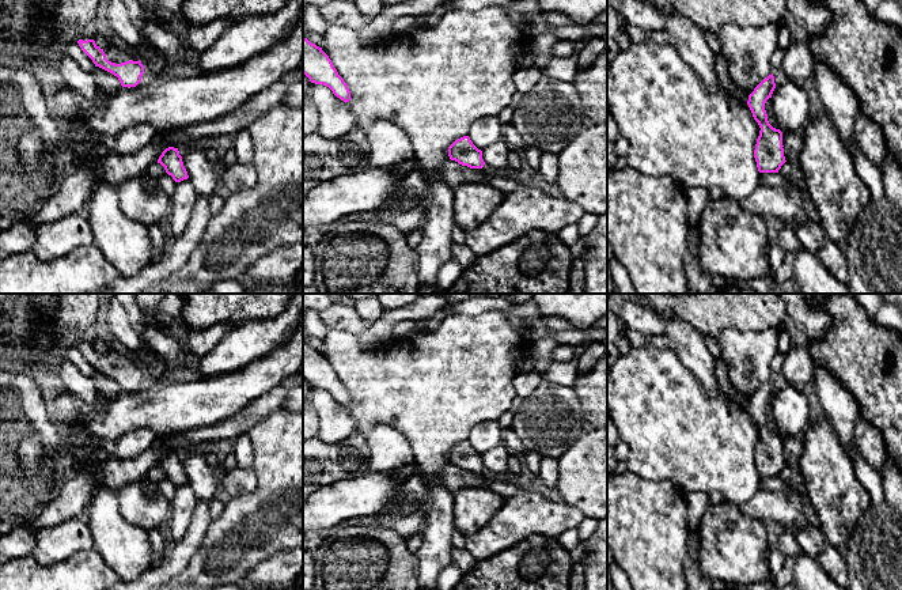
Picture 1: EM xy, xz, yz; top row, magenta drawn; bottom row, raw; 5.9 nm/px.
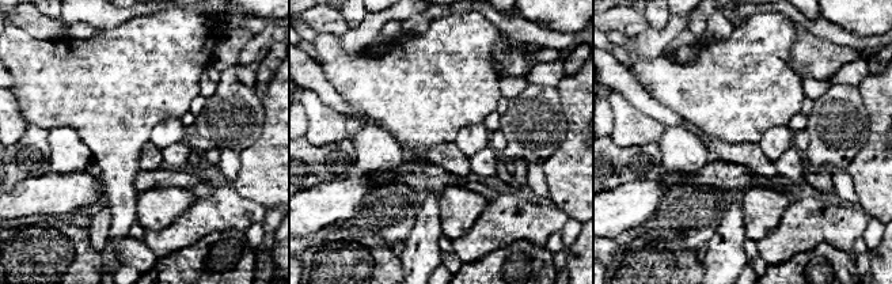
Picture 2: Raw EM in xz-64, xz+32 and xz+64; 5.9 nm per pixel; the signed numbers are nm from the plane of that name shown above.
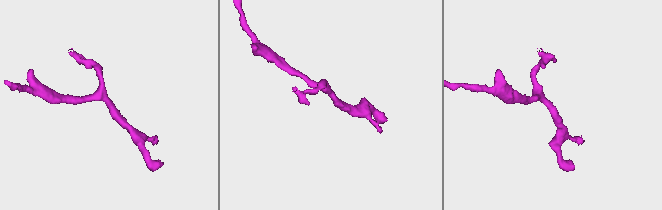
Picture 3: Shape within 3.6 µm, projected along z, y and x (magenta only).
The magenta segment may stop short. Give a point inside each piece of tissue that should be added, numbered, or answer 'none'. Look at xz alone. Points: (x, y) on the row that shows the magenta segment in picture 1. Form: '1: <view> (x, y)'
none

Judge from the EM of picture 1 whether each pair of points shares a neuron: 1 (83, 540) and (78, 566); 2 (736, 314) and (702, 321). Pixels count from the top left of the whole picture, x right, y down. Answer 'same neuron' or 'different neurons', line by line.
1: different neurons
2: same neuron

